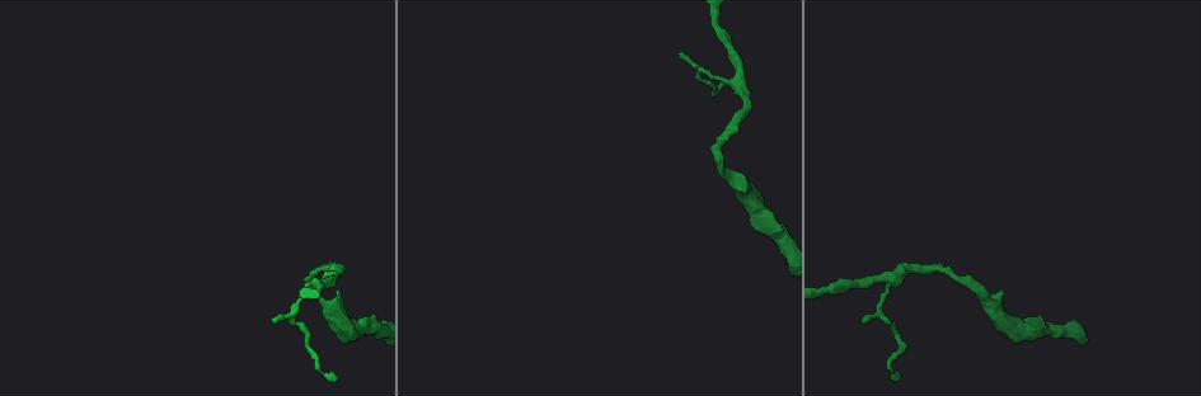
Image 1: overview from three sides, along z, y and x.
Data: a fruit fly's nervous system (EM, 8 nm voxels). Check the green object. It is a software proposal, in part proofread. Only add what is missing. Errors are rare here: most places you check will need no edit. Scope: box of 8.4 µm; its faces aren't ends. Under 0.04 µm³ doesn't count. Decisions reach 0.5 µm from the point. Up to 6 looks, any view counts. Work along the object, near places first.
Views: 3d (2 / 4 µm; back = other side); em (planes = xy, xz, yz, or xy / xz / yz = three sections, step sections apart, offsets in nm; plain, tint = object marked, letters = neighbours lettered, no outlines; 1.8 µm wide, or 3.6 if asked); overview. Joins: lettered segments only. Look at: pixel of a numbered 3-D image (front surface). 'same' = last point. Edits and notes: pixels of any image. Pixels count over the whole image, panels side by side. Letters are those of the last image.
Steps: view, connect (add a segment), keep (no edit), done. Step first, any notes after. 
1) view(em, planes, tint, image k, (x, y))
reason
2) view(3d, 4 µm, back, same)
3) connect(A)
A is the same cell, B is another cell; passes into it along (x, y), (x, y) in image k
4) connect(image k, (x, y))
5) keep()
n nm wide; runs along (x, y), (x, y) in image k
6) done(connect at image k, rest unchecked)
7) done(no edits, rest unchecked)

view(em, 3.6 µm, planes, letters, image 1, (742, 185))
sudden change in width

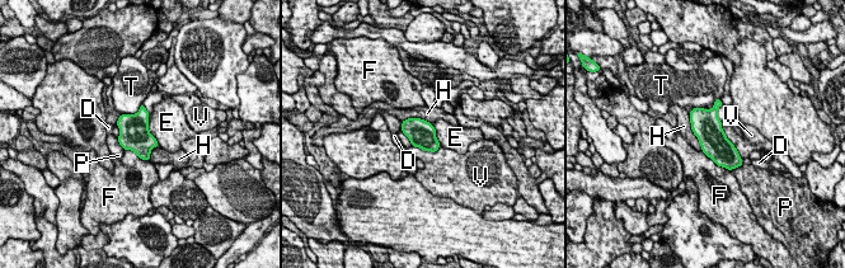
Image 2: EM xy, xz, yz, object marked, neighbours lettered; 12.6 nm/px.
keep()
D, E, F, H, P, T and V are other cells; border along (149, 114), (149, 132), (159, 145) in image 2; none of them fits

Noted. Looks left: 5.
view(3d, 2 µm, image 1, (334, 375))
free end

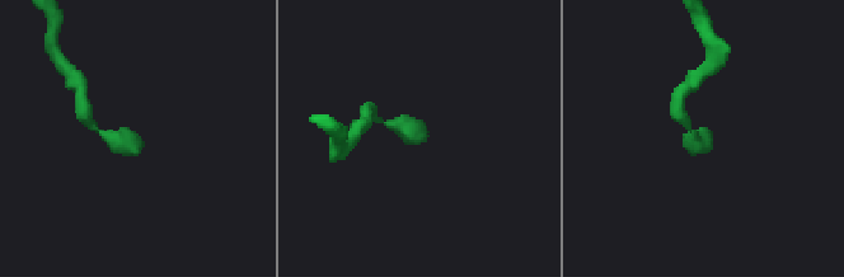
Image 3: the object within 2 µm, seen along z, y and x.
view(em, planes, tint, image 3, (704, 144))

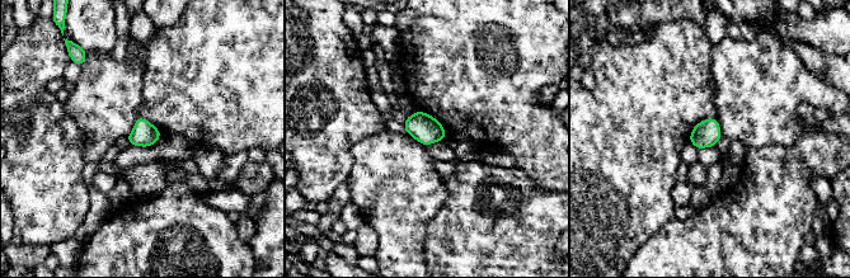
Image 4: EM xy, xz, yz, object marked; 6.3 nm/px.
view(em, planes, letters, same)
see the neighbours

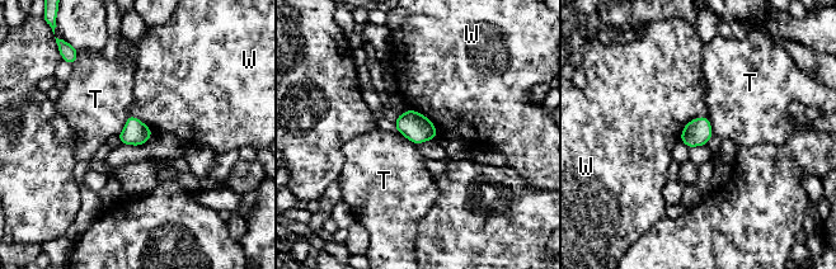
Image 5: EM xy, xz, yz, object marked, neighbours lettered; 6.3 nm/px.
keep()
T and W are other cells; none of them fits

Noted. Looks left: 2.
view(em, 3.6 µm, xz, step 16, letters, image 1, (866, 319))
free end

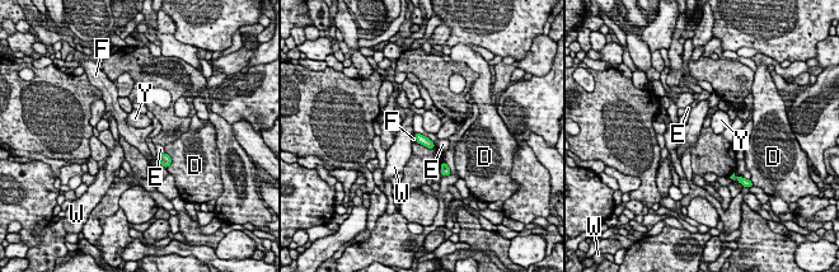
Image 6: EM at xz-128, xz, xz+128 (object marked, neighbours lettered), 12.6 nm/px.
view(em, 3.6 µm, planes, letters, same)

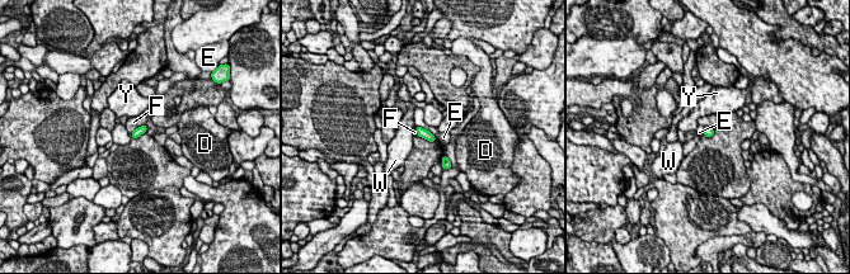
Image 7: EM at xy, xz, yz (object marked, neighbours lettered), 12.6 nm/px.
keep()
120 nm wide; D, E, F, W and Y are other cells; border along (416, 126), (423, 127), (436, 138) in image 7; none of them fits

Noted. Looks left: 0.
done(no edits, rest unchecked)

